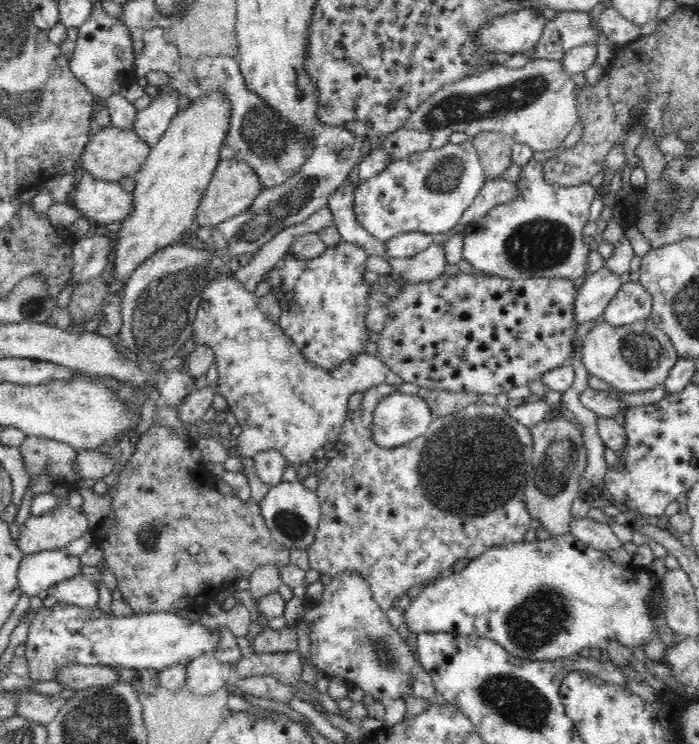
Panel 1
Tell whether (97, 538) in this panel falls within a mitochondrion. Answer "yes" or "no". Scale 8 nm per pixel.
no

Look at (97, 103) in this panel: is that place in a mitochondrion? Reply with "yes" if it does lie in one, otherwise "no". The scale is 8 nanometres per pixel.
no

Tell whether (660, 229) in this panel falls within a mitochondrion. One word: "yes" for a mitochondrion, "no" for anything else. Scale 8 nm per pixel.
yes

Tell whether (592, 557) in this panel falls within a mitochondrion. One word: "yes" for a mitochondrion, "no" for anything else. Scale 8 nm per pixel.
no

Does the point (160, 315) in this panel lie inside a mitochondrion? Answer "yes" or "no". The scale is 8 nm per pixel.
yes

